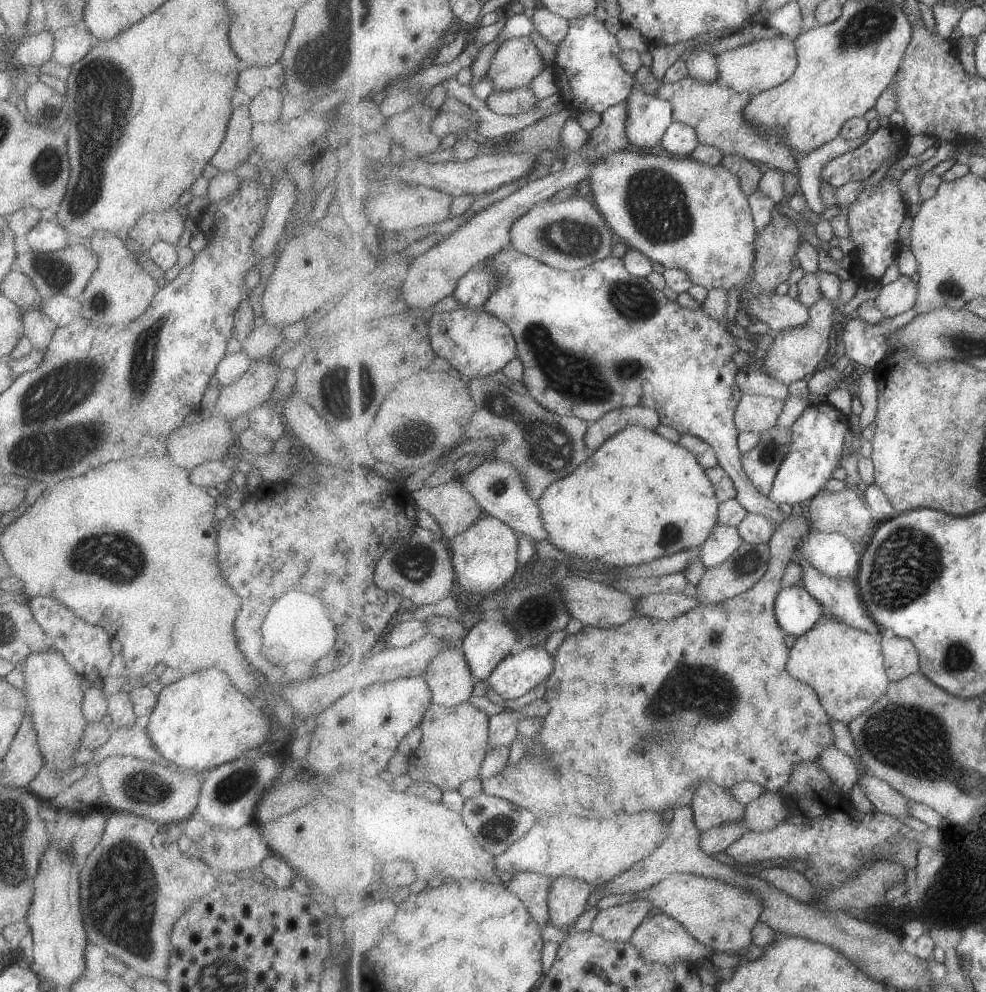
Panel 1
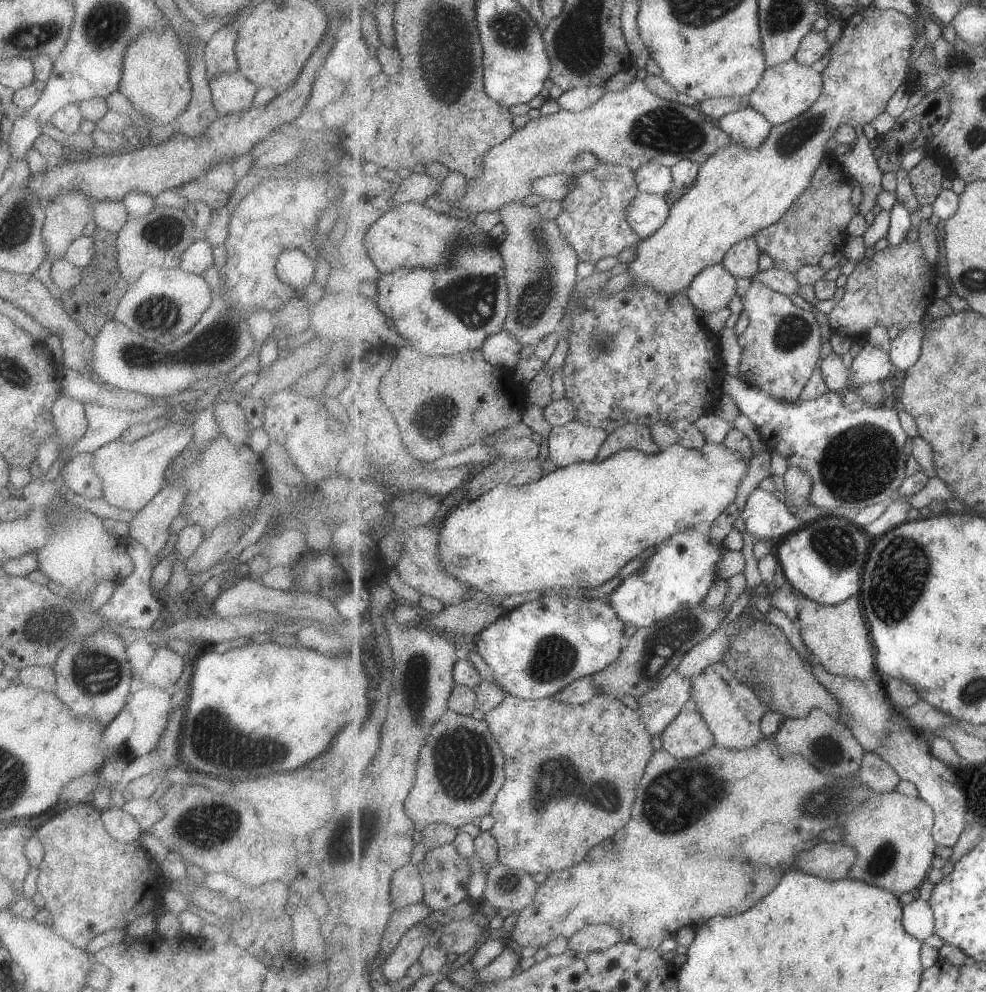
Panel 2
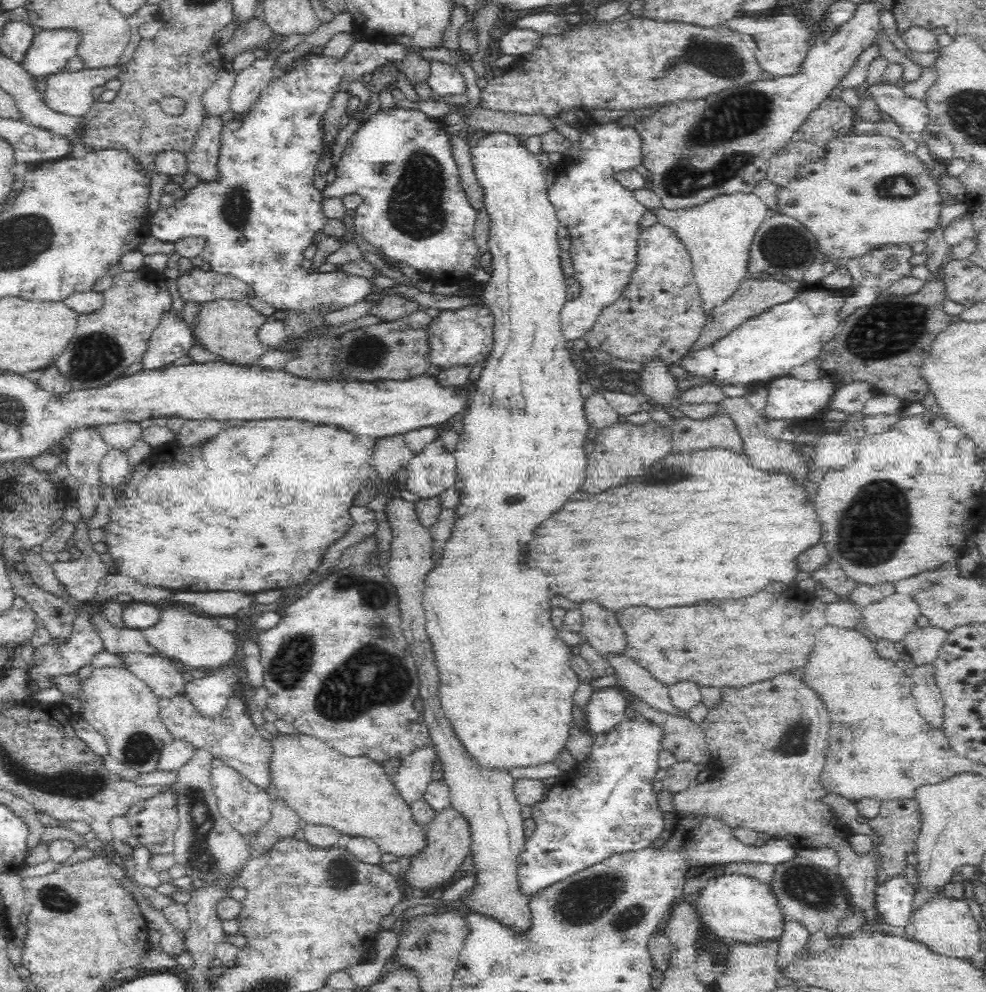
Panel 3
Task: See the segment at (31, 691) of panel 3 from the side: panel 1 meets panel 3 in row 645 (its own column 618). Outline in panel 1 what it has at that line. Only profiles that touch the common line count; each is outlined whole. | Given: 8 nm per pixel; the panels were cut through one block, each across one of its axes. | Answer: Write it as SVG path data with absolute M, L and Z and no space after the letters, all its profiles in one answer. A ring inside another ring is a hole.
M596 11L593 14L589 14L589 16L575 18L570 21L569 34L559 44L553 62L553 67L557 70L557 82L559 83L563 100L566 102L567 108L571 108L577 113L593 111L603 114L608 108L627 100L627 96L631 94L634 84L633 75L623 68L621 62L620 56L624 50L619 47L615 34L611 34L611 30L605 26L605 19L597 19L596 15L599 12Z

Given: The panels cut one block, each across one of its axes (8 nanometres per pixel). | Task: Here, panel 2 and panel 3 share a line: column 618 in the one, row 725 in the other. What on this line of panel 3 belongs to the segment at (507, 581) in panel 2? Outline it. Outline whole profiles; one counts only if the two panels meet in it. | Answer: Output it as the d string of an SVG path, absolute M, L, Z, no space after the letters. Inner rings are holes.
M496 132L488 134L483 138L477 137L476 144L473 148L474 172L478 177L478 183L484 187L483 208L486 210L489 220L489 238L488 248L491 256L492 278L486 282L483 288L482 298L486 301L486 306L491 310L494 317L493 343L494 346L486 360L482 362L482 370L477 380L473 393L470 394L467 411L460 416L459 421L463 425L462 434L458 439L458 446L452 453L455 456L457 464L457 476L455 488L460 490L461 500L457 505L458 521L456 528L446 542L443 551L443 558L434 564L434 567L424 582L424 612L426 615L425 631L434 653L435 664L440 671L440 703L446 713L446 717L452 728L466 750L478 761L480 766L496 771L509 771L514 768L532 768L540 764L552 762L566 746L566 740L572 734L574 728L574 718L572 718L572 708L574 708L574 692L582 680L572 670L570 647L557 635L558 630L554 629L551 622L550 607L550 590L546 580L542 584L528 584L530 578L538 572L534 570L524 570L522 566L522 550L526 542L530 540L530 534L534 532L534 526L538 526L542 520L546 520L554 510L558 510L574 492L580 490L582 480L586 479L586 466L588 466L587 454L584 451L584 445L588 441L589 424L584 412L585 398L580 395L580 379L578 371L572 363L572 359L567 348L564 346L567 341L561 333L559 325L559 314L564 303L568 300L567 288L565 287L565 277L560 268L561 249L558 244L558 221L555 217L554 209L551 208L550 201L547 200L547 186L543 175L543 166L537 160L537 156L530 153L523 142L518 140L515 135Z

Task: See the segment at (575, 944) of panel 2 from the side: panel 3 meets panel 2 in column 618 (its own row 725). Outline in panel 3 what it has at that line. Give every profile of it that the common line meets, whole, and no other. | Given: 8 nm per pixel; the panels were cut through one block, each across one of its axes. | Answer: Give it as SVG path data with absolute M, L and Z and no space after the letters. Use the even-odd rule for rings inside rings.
M933 665L914 668L910 677L911 695L922 718L932 727L943 730L944 701L940 689L935 684Z

